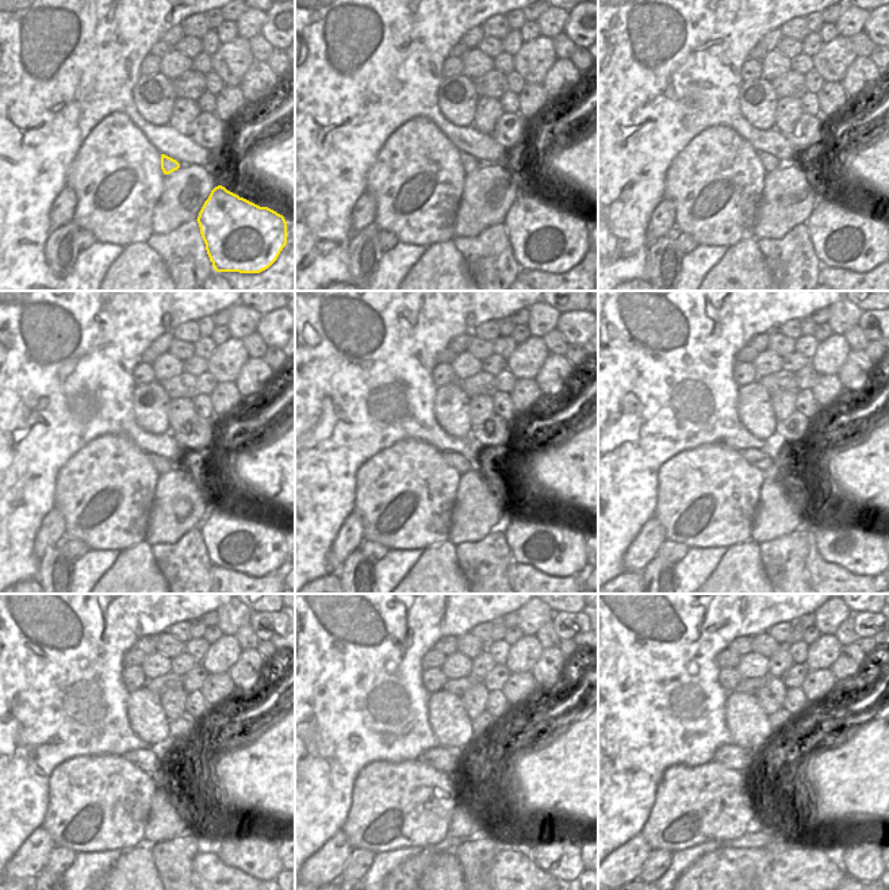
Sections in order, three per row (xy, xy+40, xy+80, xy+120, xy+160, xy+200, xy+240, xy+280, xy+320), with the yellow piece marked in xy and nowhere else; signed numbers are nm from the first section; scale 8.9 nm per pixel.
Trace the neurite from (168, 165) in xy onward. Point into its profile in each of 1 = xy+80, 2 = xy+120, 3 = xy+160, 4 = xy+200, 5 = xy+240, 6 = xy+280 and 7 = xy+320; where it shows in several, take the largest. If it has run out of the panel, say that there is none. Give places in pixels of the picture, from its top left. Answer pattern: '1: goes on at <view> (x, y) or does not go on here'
1: goes on at xy+80 (770, 162)
2: goes on at xy+120 (161, 464)
3: goes on at xy+160 (459, 463)
4: goes on at xy+200 (762, 460)
5: goes on at xy+240 (148, 760)
6: goes on at xy+280 (444, 759)
7: goes on at xy+320 (732, 756)

